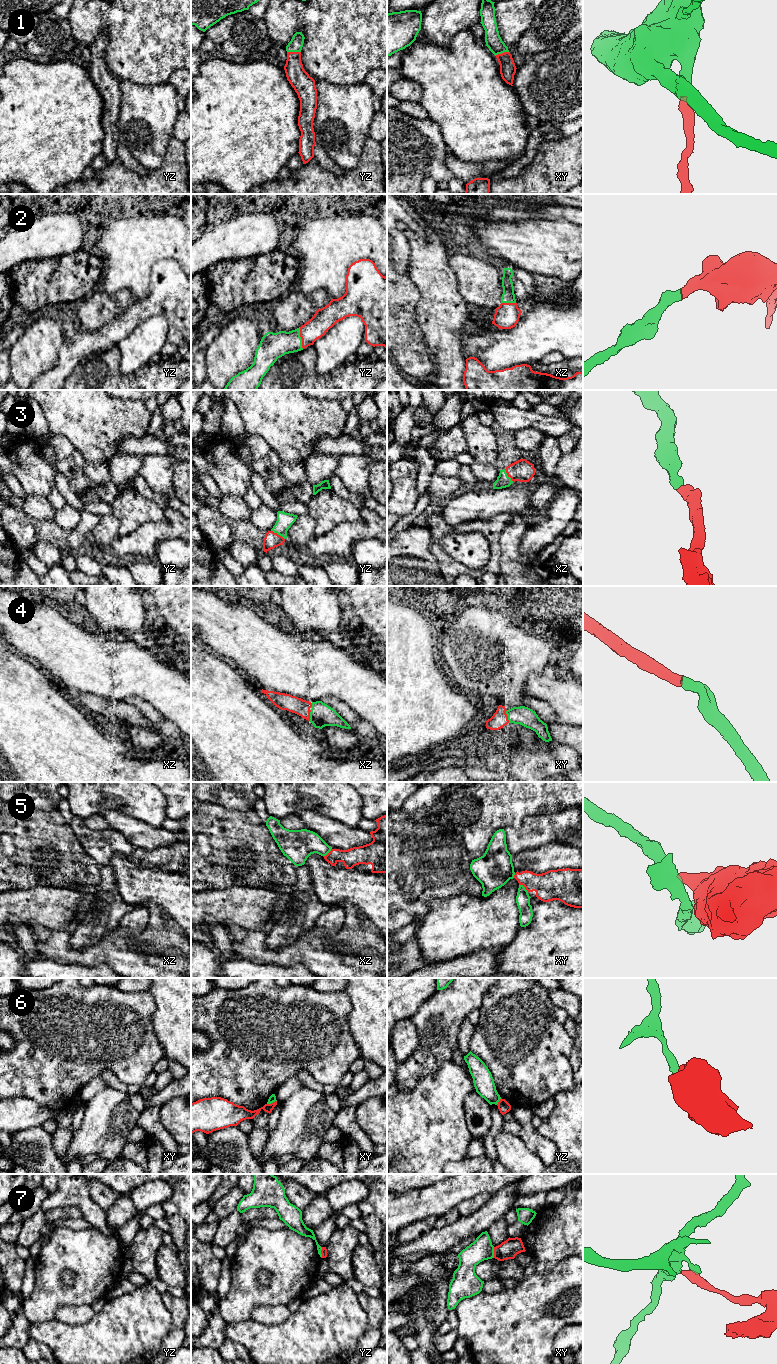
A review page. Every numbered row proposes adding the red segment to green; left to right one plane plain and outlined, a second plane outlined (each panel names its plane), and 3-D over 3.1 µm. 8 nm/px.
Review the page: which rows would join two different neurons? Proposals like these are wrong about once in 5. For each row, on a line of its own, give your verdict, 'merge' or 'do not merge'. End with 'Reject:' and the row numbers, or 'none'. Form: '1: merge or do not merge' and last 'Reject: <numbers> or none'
1: merge
2: merge
3: merge
4: merge
5: do not merge
6: do not merge
7: do not merge
Reject: 5, 6, 7

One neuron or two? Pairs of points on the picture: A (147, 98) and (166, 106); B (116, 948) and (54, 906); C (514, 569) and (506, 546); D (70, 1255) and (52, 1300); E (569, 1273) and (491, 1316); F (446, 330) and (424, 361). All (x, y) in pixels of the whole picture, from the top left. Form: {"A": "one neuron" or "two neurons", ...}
{"A": "one neuron", "B": "one neuron", "C": "one neuron", "D": "one neuron", "E": "one neuron", "F": "two neurons"}

